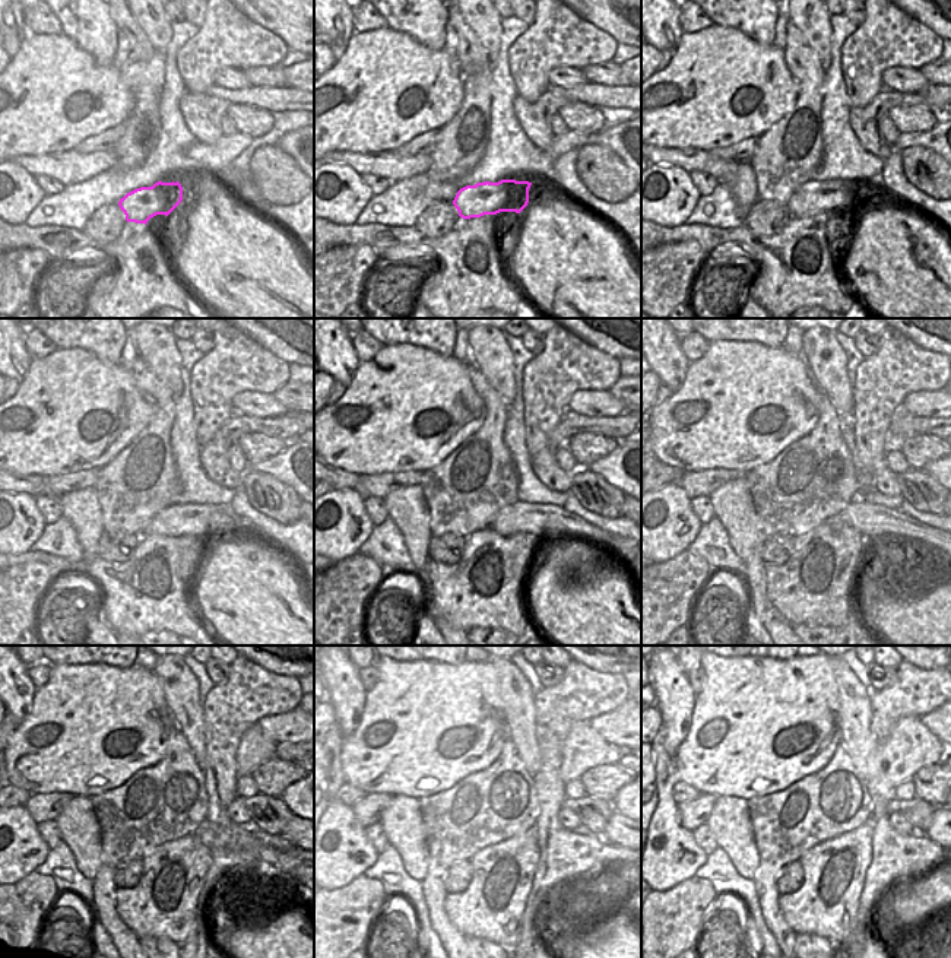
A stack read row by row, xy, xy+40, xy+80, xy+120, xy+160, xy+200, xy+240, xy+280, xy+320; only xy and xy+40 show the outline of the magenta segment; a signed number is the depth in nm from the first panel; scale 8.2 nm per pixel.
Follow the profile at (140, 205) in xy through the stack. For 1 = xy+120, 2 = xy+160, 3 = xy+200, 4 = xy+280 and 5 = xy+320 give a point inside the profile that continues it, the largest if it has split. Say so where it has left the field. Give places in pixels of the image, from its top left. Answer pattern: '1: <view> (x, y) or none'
1: xy+120 (176, 520)
2: xy+160 (542, 520)
3: xy+200 (869, 519)
4: xy+280 (580, 856)
5: xy+320 (907, 856)

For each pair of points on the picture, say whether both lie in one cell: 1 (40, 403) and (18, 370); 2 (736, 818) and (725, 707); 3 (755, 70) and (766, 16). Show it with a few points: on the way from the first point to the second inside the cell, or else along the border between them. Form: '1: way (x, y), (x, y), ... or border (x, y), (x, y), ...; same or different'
1: border (31, 361), (27, 376), (19, 383); different
2: border (716, 796), (738, 796), (747, 801); different
3: border (731, 28), (738, 28), (758, 43), (772, 46); different

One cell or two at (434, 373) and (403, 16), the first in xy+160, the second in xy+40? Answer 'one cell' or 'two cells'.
two cells

